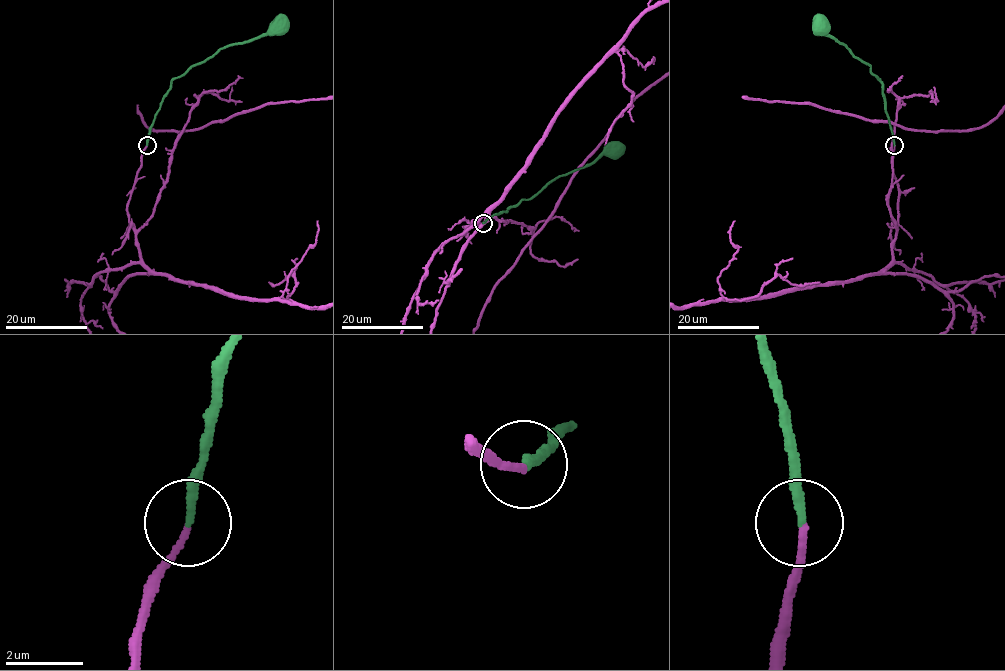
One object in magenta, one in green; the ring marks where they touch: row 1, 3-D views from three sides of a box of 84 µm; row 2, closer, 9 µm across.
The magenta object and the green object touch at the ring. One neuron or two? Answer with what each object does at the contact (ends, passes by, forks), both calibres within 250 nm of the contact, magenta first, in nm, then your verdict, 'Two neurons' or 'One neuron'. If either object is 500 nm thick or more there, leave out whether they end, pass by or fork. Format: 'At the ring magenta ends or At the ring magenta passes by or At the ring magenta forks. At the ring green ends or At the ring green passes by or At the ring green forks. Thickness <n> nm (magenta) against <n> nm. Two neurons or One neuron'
At the ring magenta ends. At the ring green ends. Thickness 170 nm (magenta) against 240 nm. One neuron

